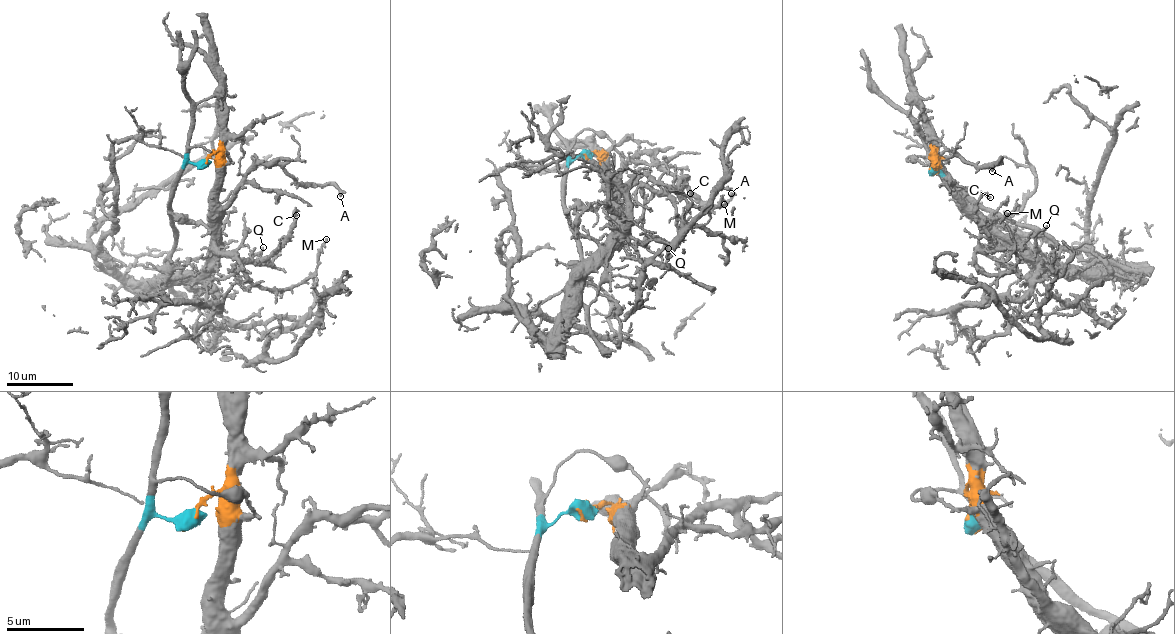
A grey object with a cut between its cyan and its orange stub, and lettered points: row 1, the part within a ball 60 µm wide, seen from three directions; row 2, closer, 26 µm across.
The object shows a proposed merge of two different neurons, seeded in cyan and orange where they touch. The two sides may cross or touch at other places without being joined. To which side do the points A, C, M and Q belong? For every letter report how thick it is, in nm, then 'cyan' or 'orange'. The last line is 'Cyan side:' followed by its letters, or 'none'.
A: calibre 320 nm; orange
C: calibre 160 nm; orange
M: calibre 150 nm; orange
Q: calibre 180 nm; orange
Cyan side: none

